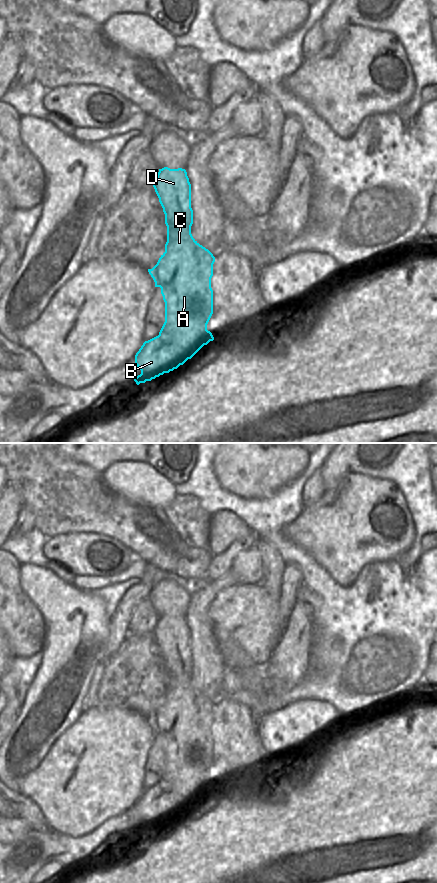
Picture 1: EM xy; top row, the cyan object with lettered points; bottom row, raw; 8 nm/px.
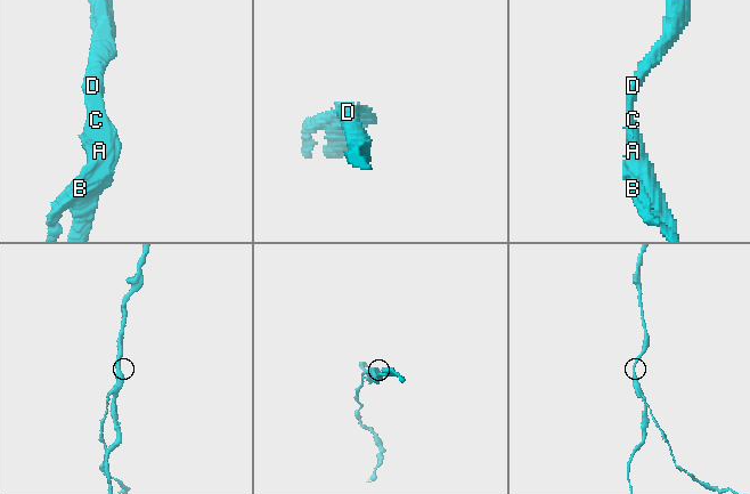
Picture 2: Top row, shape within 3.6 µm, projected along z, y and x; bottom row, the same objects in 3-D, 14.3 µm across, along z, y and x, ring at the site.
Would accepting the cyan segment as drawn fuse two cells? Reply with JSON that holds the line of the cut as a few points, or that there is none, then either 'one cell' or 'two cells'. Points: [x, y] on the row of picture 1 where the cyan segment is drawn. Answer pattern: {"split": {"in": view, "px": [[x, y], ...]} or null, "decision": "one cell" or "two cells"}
{"split": {"in": "xy", "px": [[158, 335], [176, 346], [175, 357], [169, 362], [171, 370]]}, "decision": "two cells"}

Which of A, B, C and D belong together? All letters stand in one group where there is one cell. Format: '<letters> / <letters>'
A C D / B

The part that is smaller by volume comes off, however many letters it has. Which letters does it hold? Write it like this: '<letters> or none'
B

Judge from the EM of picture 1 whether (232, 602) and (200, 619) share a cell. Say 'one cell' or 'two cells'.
two cells

